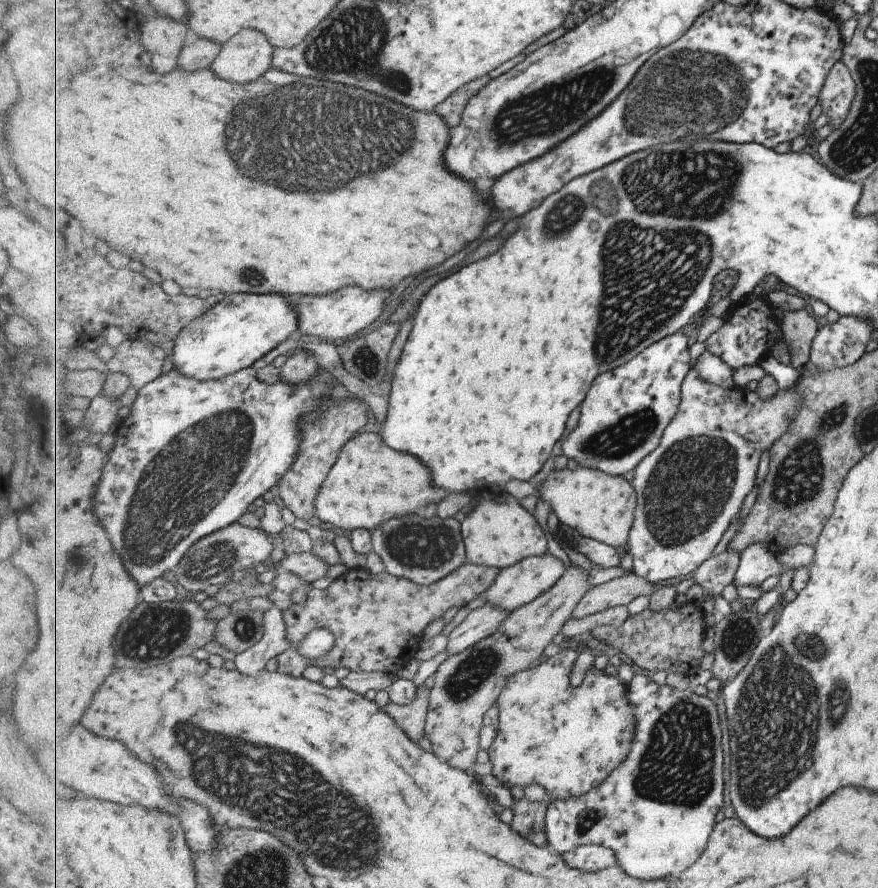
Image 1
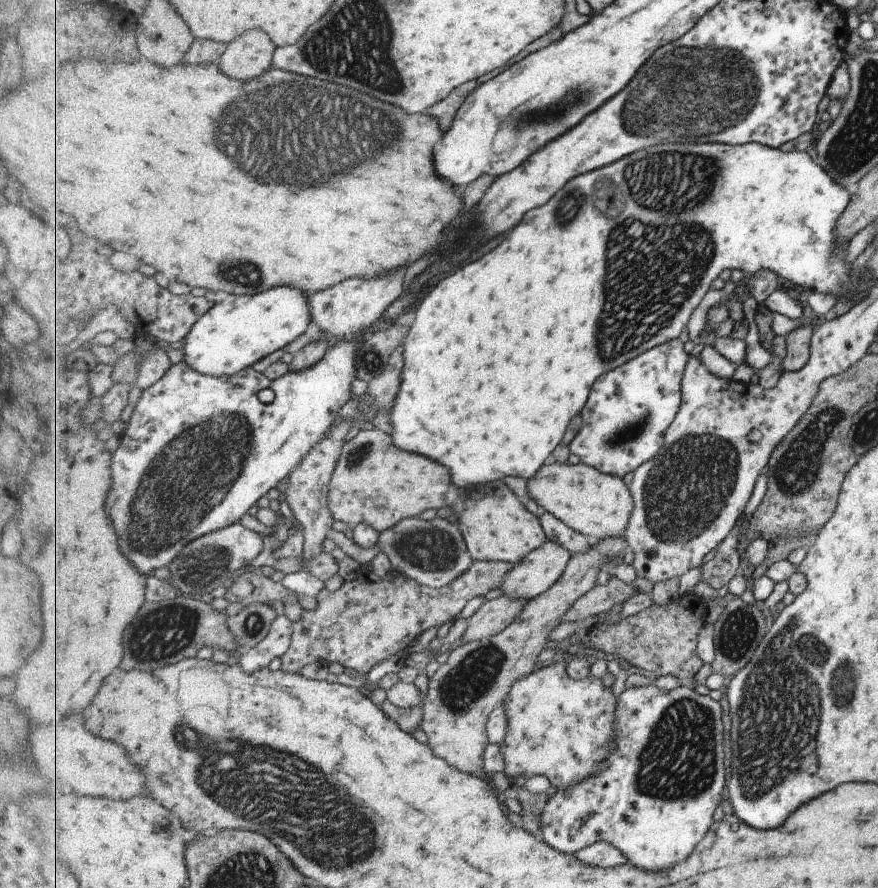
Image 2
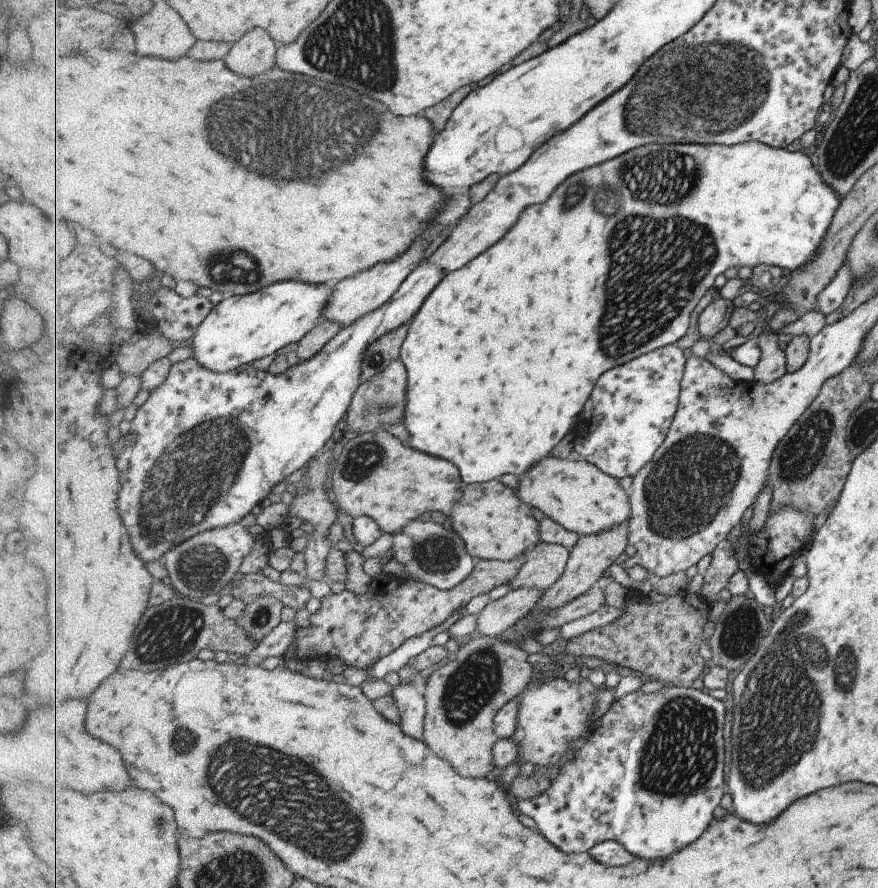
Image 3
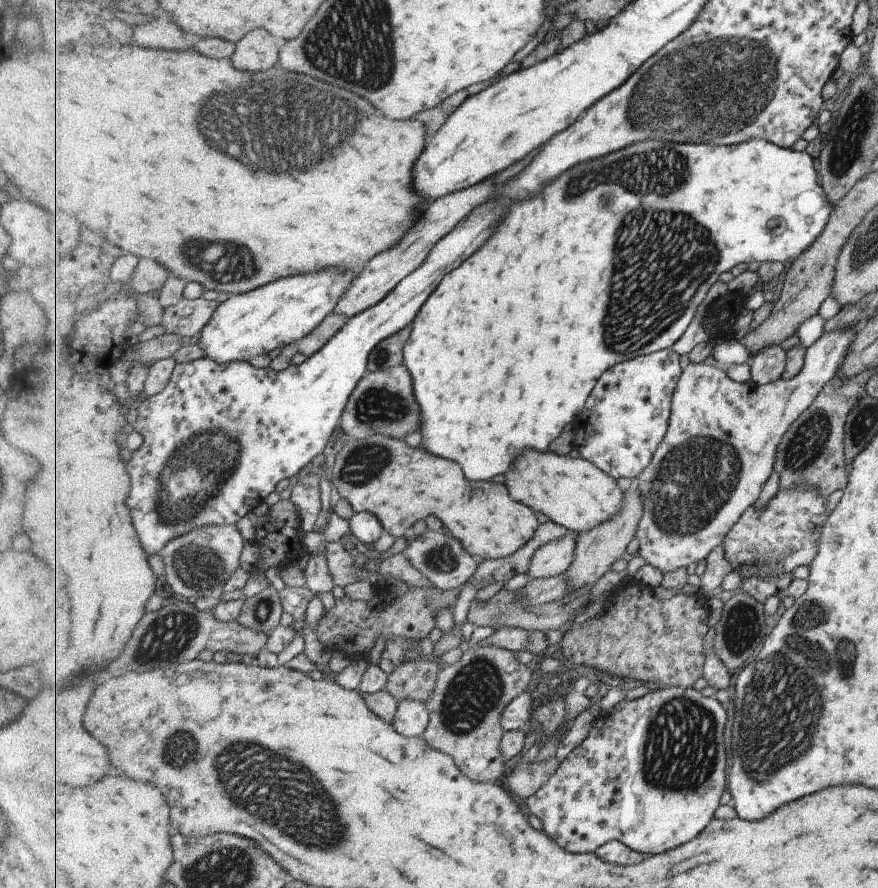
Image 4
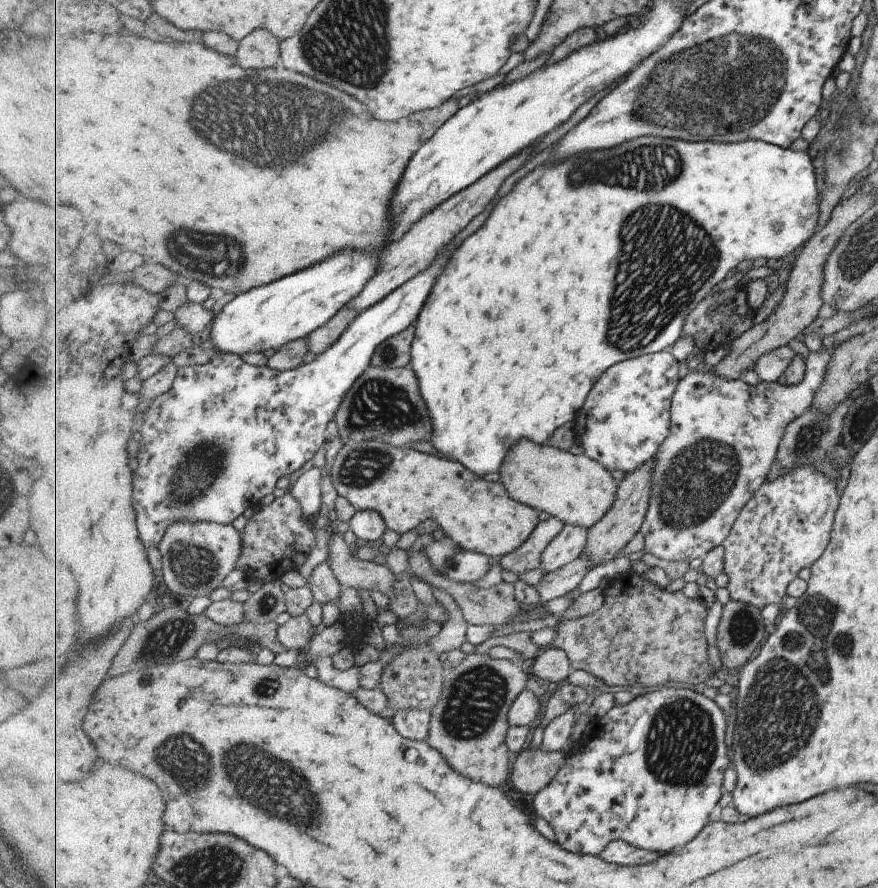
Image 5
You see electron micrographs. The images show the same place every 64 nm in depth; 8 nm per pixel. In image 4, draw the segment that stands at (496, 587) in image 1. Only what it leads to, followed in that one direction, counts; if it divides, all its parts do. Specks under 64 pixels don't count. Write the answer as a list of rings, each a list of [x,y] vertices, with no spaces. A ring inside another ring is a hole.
[[[568,530],[563,538],[552,540],[542,546],[533,557],[527,572],[529,576],[538,579],[567,572],[576,557],[579,535],[575,531]]]

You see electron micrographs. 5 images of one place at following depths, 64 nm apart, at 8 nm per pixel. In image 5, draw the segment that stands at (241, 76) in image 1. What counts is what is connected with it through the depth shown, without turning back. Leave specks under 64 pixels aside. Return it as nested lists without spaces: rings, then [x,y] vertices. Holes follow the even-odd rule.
[[[255,30],[253,34],[249,34],[249,38],[240,40],[237,56],[241,58],[240,63],[245,68],[273,68],[279,64],[281,46],[269,30]]]

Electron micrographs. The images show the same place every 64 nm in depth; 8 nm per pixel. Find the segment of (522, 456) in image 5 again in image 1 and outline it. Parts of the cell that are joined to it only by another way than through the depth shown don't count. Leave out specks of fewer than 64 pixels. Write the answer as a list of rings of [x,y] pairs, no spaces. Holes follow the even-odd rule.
[[[577,466],[576,469],[553,469],[540,486],[537,496],[548,502],[551,514],[558,522],[571,527],[583,537],[625,548],[634,523],[638,494],[631,482],[599,469]]]

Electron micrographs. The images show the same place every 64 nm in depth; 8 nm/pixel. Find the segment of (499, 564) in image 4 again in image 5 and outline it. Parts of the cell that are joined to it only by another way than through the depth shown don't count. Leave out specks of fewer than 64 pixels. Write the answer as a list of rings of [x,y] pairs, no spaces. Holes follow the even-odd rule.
[[[549,516],[541,521],[531,537],[512,553],[501,558],[501,569],[507,568],[518,574],[540,568],[543,551],[551,544],[551,540],[563,530],[565,523],[557,517]]]

